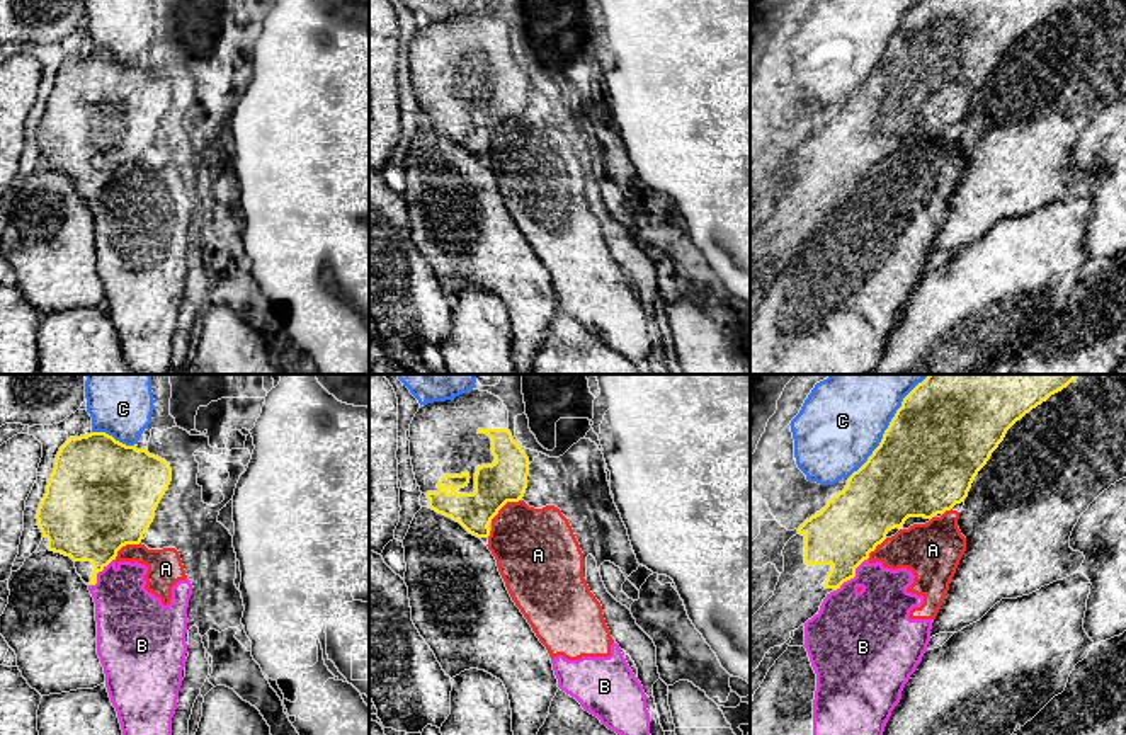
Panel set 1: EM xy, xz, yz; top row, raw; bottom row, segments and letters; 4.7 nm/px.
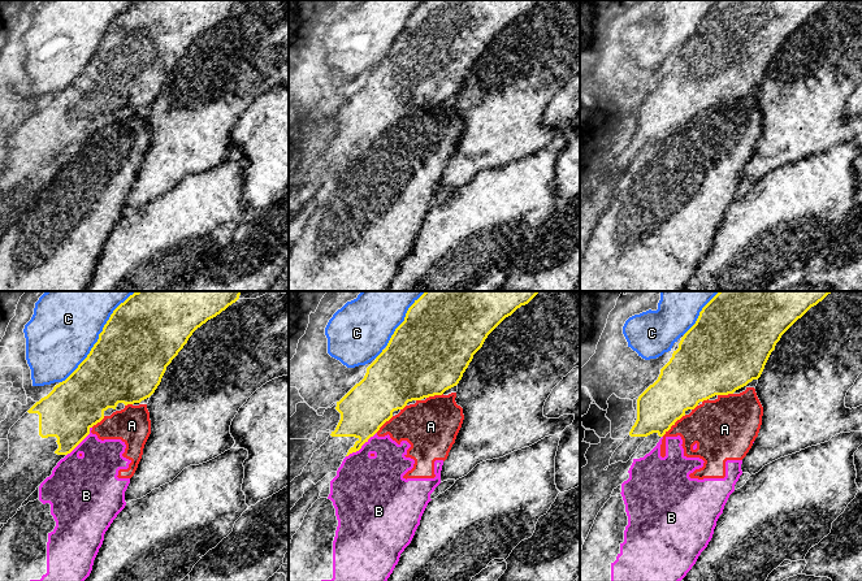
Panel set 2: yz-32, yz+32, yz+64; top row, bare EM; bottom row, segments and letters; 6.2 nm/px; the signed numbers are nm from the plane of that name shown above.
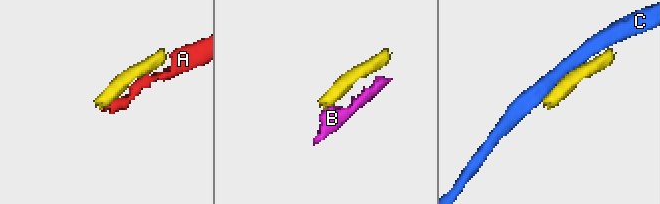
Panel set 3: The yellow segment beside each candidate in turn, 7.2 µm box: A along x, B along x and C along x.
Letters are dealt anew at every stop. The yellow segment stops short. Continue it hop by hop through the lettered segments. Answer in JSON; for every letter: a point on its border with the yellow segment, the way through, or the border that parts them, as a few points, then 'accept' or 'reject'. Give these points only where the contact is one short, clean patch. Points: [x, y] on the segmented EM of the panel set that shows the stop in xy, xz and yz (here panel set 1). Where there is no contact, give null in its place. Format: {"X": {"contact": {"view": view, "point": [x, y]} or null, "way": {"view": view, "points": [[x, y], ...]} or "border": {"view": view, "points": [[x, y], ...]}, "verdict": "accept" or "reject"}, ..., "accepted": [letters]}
{"A": {"contact": {"view": "xz", "point": [504, 504]}, "verdict": "reject"}, "B": {"contact": {"view": "yz", "point": [853, 577]}, "border": {"view": "yz", "points": [[866, 558], [856, 569], [856, 574], [834, 591]]}, "verdict": "reject"}, "C": {"contact": {"view": "yz", "point": [888, 426]}, "verdict": "reject"}, "accepted": []}

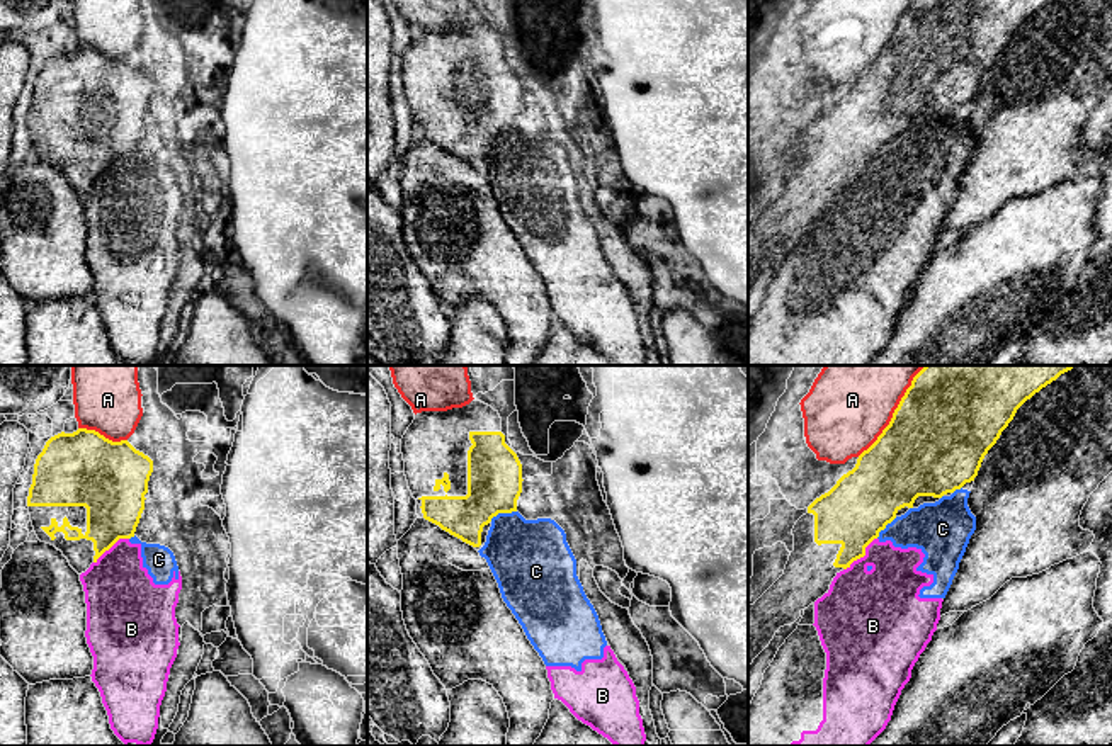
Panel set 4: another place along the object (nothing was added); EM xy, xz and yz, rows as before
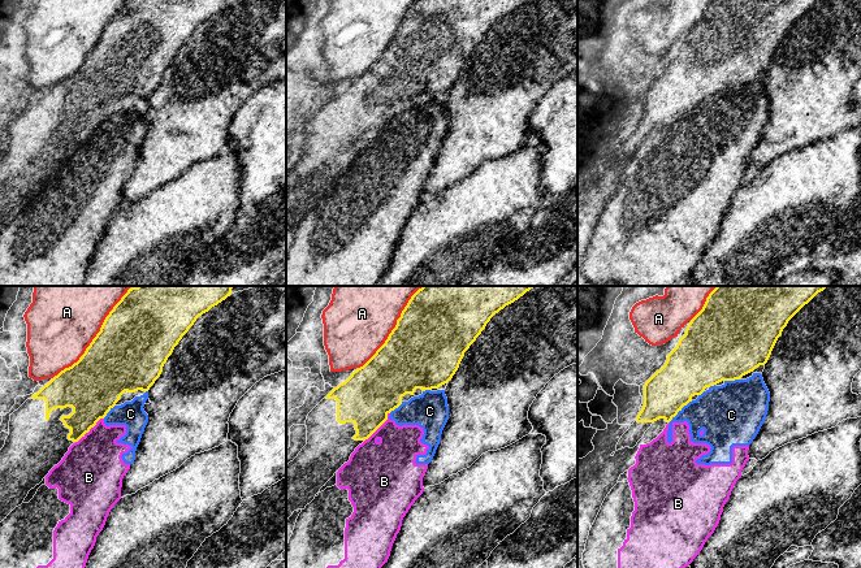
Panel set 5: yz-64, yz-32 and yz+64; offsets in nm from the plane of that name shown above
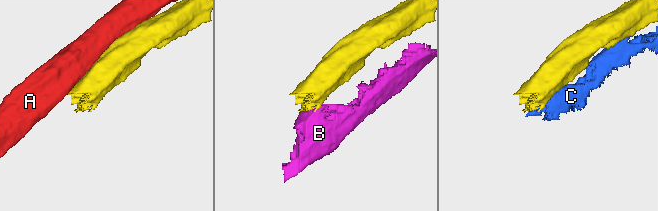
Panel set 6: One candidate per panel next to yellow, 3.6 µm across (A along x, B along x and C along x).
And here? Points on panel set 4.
{"A": {"contact": {"view": "yz", "point": [895, 412]}, "verdict": "reject"}, "B": {"contact": {"view": "yz", "point": [862, 556]}, "border": {"view": "yz", "points": [[876, 537], [866, 548], [866, 553], [844, 570]]}, "verdict": "reject"}, "C": {"contact": {"view": "xz", "point": [502, 512]}, "verdict": "reject"}, "accepted": []}

